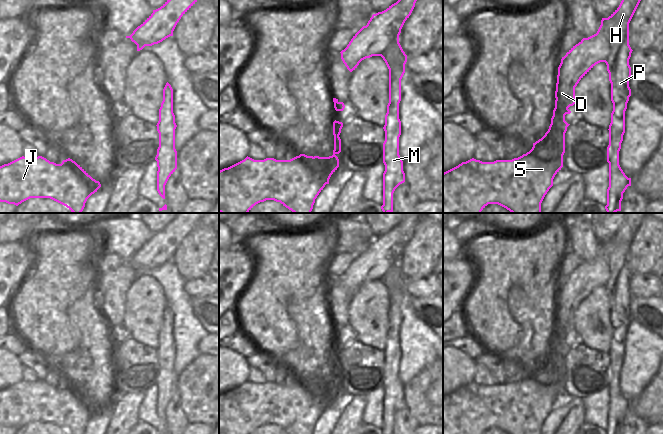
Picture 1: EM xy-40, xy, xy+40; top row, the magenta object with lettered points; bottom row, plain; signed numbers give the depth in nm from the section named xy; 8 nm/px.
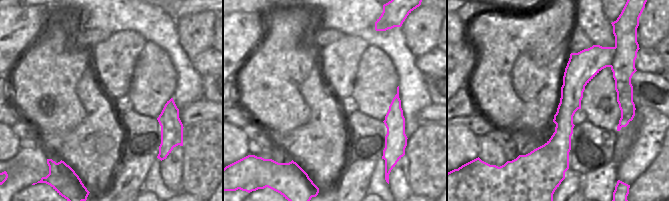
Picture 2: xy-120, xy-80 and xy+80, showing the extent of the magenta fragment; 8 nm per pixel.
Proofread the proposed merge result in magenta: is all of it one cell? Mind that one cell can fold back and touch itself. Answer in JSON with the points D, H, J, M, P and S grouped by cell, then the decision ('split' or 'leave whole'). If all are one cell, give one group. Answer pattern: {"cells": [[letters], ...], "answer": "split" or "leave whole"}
{"cells": [["D", "J", "S"], ["H", "M", "P"]], "answer": "split"}

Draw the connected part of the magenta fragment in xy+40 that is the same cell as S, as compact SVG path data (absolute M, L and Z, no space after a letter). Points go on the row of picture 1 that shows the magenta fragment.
M601 20L596 34L583 38L573 46L558 67L555 108L545 135L533 143L532 149L512 160L482 162L474 158L443 173L443 213L481 213L488 204L498 204L511 213L541 213L541 203L553 186L555 175L563 167L565 133L570 125L565 121L568 109L575 104L575 87L598 63L606 62L611 53L607 25Z

